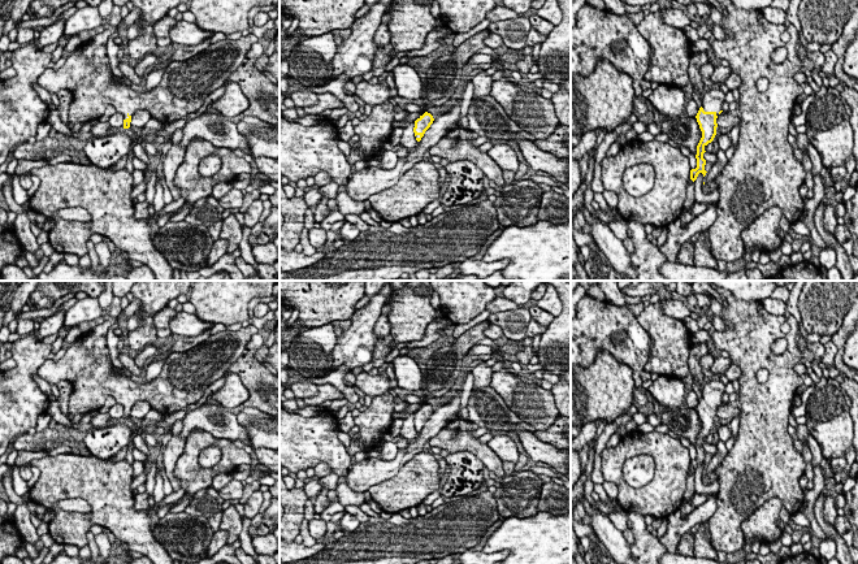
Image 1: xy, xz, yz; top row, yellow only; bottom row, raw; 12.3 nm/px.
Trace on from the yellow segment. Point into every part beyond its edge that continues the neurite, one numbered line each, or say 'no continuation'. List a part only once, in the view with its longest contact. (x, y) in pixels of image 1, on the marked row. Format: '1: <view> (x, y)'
1: yz (713, 100)

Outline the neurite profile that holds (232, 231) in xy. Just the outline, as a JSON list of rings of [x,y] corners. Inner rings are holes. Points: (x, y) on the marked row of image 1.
[[[234,213],[222,220],[220,239],[226,239],[229,242],[226,251],[228,253],[233,253],[235,250],[238,250],[242,239],[242,227]]]

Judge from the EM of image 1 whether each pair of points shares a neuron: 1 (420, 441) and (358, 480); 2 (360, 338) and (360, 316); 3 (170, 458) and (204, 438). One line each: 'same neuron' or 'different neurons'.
1: same neuron
2: same neuron
3: different neurons

